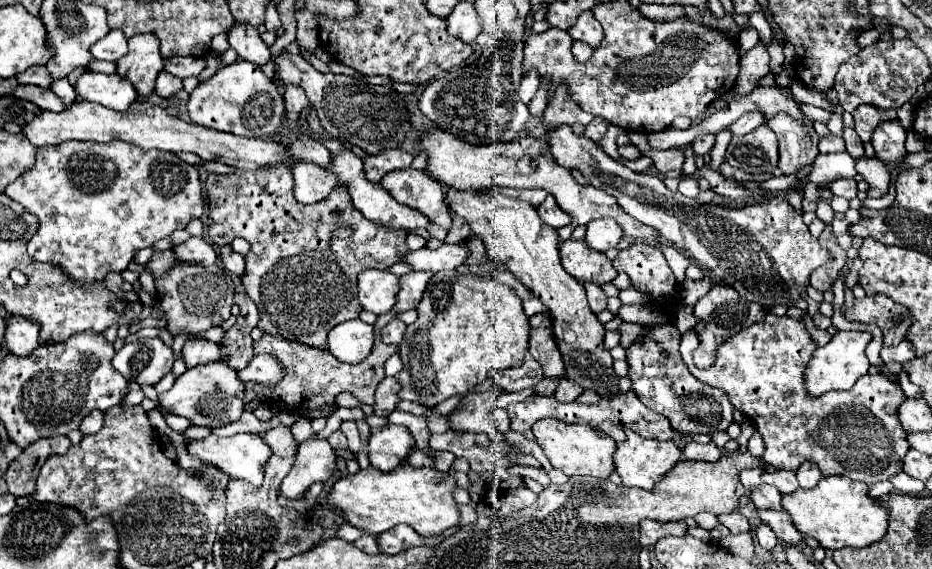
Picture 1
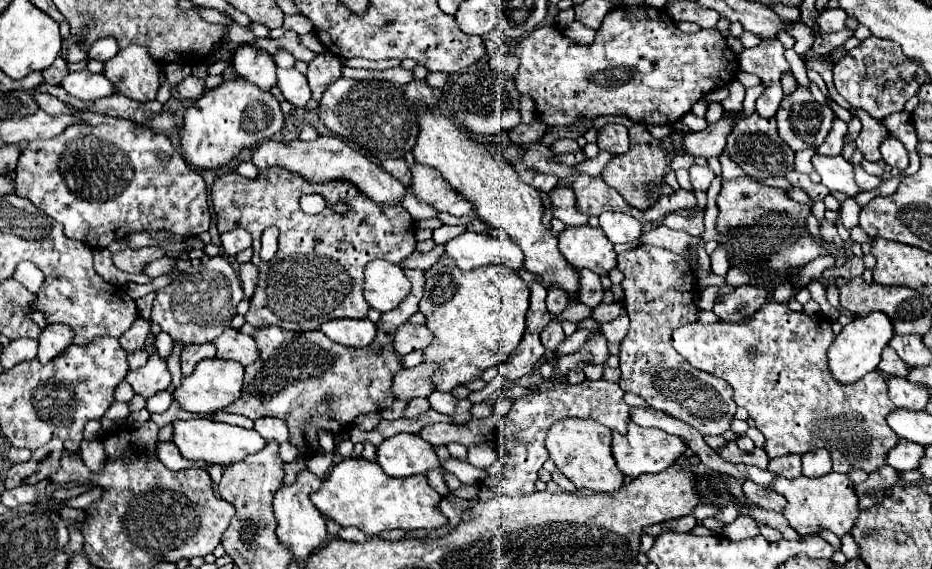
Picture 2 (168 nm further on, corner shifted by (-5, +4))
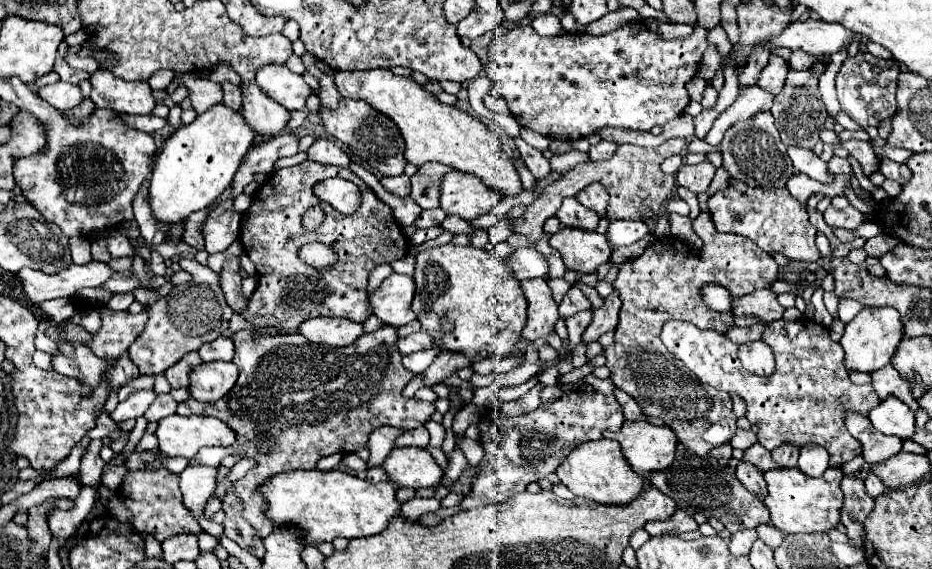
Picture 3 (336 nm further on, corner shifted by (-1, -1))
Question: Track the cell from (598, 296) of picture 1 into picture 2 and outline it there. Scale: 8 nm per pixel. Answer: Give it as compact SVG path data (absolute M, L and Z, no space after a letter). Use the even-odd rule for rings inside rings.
M579 270L577 300L595 308L601 304L601 298L603 298L603 286L599 282L599 276L591 270Z

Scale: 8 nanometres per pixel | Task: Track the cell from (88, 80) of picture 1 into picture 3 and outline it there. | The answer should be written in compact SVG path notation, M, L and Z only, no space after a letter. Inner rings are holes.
M63 81L47 85L47 87L39 89L37 93L39 93L39 97L43 97L47 103L57 107L59 111L71 111L73 107L77 107L83 101L81 87L73 85L73 83L63 83Z

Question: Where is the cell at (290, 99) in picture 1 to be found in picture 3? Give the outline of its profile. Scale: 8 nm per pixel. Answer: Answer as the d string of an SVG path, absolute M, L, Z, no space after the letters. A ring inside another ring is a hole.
M265 65L263 69L259 69L259 73L255 75L255 83L271 97L275 99L279 105L283 105L285 109L303 109L305 107L305 101L307 97L313 93L311 87L303 81L301 75L297 73L291 73L285 65Z

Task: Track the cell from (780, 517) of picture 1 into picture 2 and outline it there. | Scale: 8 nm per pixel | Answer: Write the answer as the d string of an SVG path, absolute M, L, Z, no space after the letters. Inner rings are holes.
M745 480L745 482L743 482L743 492L745 492L745 496L747 496L751 502L755 502L755 504L759 504L759 506L763 506L763 508L777 510L777 512L783 512L785 504L787 504L785 498L779 496L771 486L759 486L759 484L751 482L751 480Z

